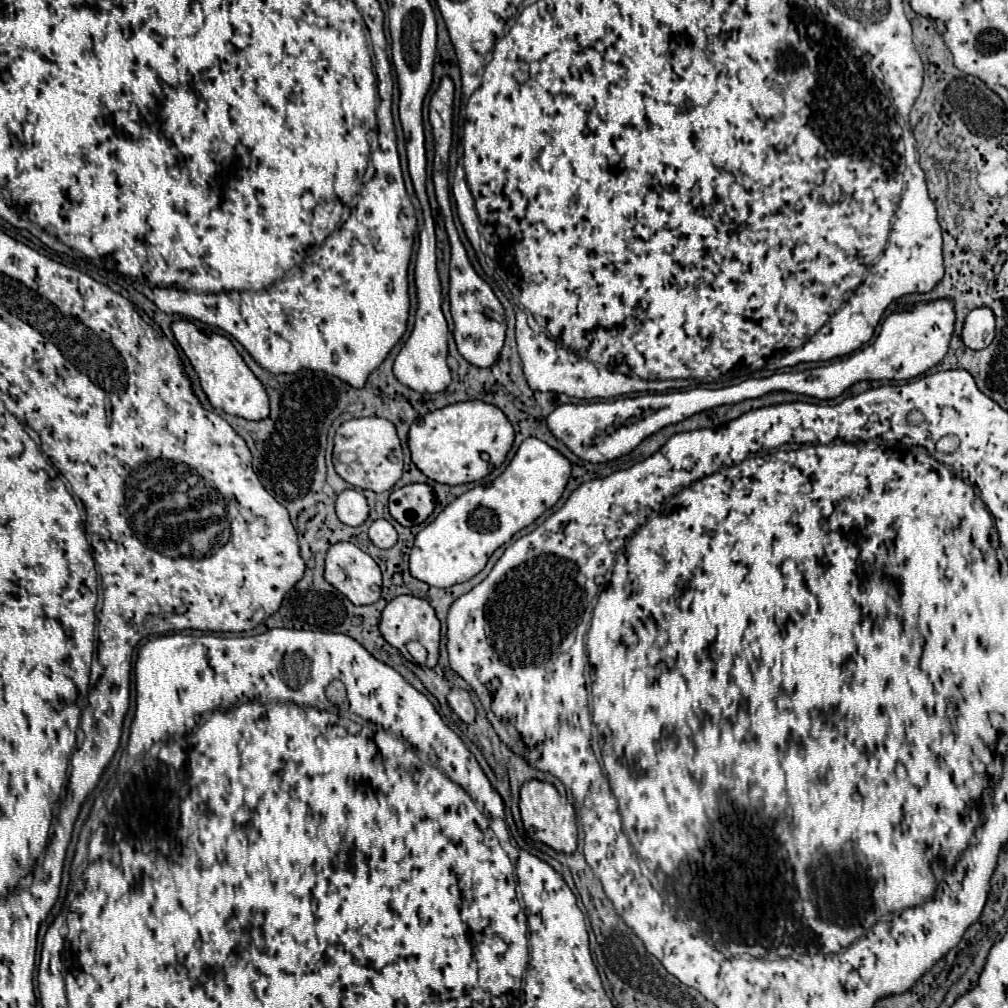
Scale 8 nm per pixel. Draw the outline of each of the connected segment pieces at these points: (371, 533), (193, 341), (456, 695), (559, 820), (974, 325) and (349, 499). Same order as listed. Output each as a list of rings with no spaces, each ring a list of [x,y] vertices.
[[[376,520],[376,522],[372,522],[372,526],[368,530],[368,538],[378,548],[392,548],[396,544],[398,534],[396,534],[396,530],[394,530],[394,526],[390,522]]]
[[[176,320],[172,324],[172,332],[184,354],[188,356],[194,372],[198,374],[200,386],[204,394],[208,396],[210,404],[214,408],[224,410],[226,414],[240,416],[246,420],[262,420],[268,416],[268,394],[260,380],[250,372],[250,368],[244,364],[232,342],[216,332],[202,332],[196,328],[190,320]]]
[[[450,690],[450,694],[446,696],[450,708],[458,714],[458,718],[466,724],[472,724],[474,722],[474,716],[476,716],[476,710],[474,710],[474,704],[470,700],[470,694],[466,690]]]
[[[530,780],[520,788],[520,814],[522,814],[522,824],[526,834],[536,840],[542,842],[550,848],[554,848],[556,852],[564,852],[564,854],[572,854],[576,850],[576,816],[574,816],[574,808],[570,802],[564,802],[562,796],[558,794],[558,790],[548,784],[548,782],[540,782],[540,780]]]
[[[976,308],[966,316],[962,342],[966,348],[984,350],[990,346],[994,338],[994,316],[988,308]]]
[[[344,490],[336,498],[336,516],[348,526],[360,526],[368,518],[368,504],[360,490]]]

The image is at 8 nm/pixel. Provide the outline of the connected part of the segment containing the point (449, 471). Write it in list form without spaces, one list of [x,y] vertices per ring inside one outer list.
[[[470,400],[434,410],[410,426],[408,448],[416,468],[430,480],[456,486],[488,476],[512,448],[514,428],[504,412],[492,404]]]

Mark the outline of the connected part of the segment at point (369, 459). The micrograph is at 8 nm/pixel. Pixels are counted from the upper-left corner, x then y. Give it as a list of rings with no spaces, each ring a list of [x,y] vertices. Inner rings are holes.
[[[358,418],[344,422],[334,436],[334,452],[332,462],[336,472],[354,488],[386,492],[390,490],[402,476],[404,454],[400,448],[400,440],[396,436],[396,428],[392,422],[384,418]]]

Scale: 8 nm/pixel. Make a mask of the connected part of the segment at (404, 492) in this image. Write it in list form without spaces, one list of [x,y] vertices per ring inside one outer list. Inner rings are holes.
[[[408,484],[392,492],[390,514],[402,526],[422,524],[434,510],[434,494],[428,484]]]

